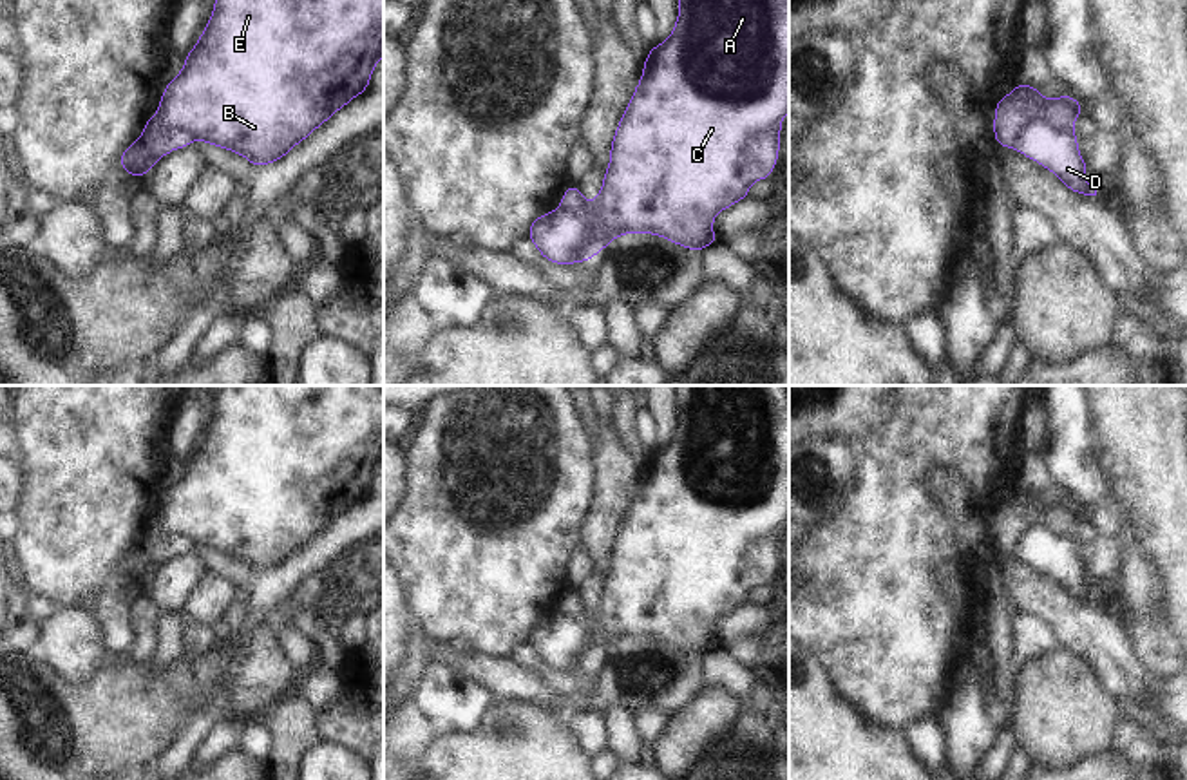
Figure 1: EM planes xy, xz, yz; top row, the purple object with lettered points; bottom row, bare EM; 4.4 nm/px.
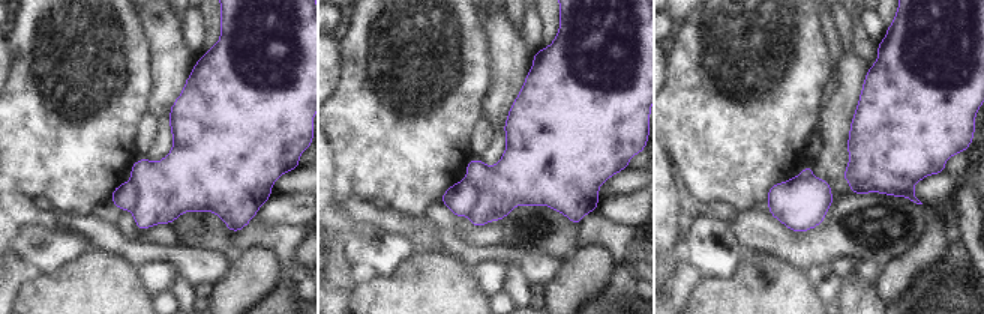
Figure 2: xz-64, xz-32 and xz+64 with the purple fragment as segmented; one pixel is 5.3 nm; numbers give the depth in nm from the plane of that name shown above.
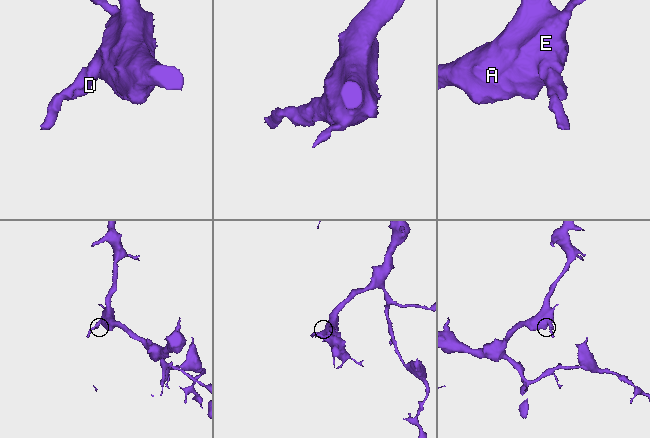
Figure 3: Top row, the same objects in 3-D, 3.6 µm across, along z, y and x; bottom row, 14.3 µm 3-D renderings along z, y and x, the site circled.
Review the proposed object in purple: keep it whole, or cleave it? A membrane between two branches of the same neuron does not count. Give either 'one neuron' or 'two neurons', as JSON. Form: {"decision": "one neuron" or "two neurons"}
{"decision": "two neurons"}

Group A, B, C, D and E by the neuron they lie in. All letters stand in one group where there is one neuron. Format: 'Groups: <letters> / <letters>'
Groups: A B C E / D

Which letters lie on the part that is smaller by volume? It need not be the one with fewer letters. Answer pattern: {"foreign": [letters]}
{"foreign": ["D"]}

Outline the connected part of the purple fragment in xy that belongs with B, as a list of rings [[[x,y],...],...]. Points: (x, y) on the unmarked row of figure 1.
[[[215,385],[214,400],[214,416],[203,440],[185,461],[185,472],[165,490],[157,510],[157,530],[166,537],[186,537],[194,545],[232,556],[255,574],[282,565],[355,501],[362,501],[376,469],[384,463],[384,385]]]

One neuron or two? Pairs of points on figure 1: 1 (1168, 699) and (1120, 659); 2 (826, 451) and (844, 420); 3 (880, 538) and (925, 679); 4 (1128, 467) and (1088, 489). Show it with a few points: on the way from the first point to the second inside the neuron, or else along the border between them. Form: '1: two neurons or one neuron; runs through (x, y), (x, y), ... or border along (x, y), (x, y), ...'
1: two neurons; border along (1153, 677), (1140, 701), (1168, 715)
2: two neurons; border along (807, 437), (840, 437), (853, 449)
3: one neuron; runs through (880, 572), (880, 628), (891, 645)
4: two neurons; border along (1092, 437), (1101, 469), (1108, 476)

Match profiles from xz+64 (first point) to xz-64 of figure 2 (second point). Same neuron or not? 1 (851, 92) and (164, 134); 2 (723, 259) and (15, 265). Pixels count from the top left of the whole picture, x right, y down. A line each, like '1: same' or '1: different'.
1: different
2: different

